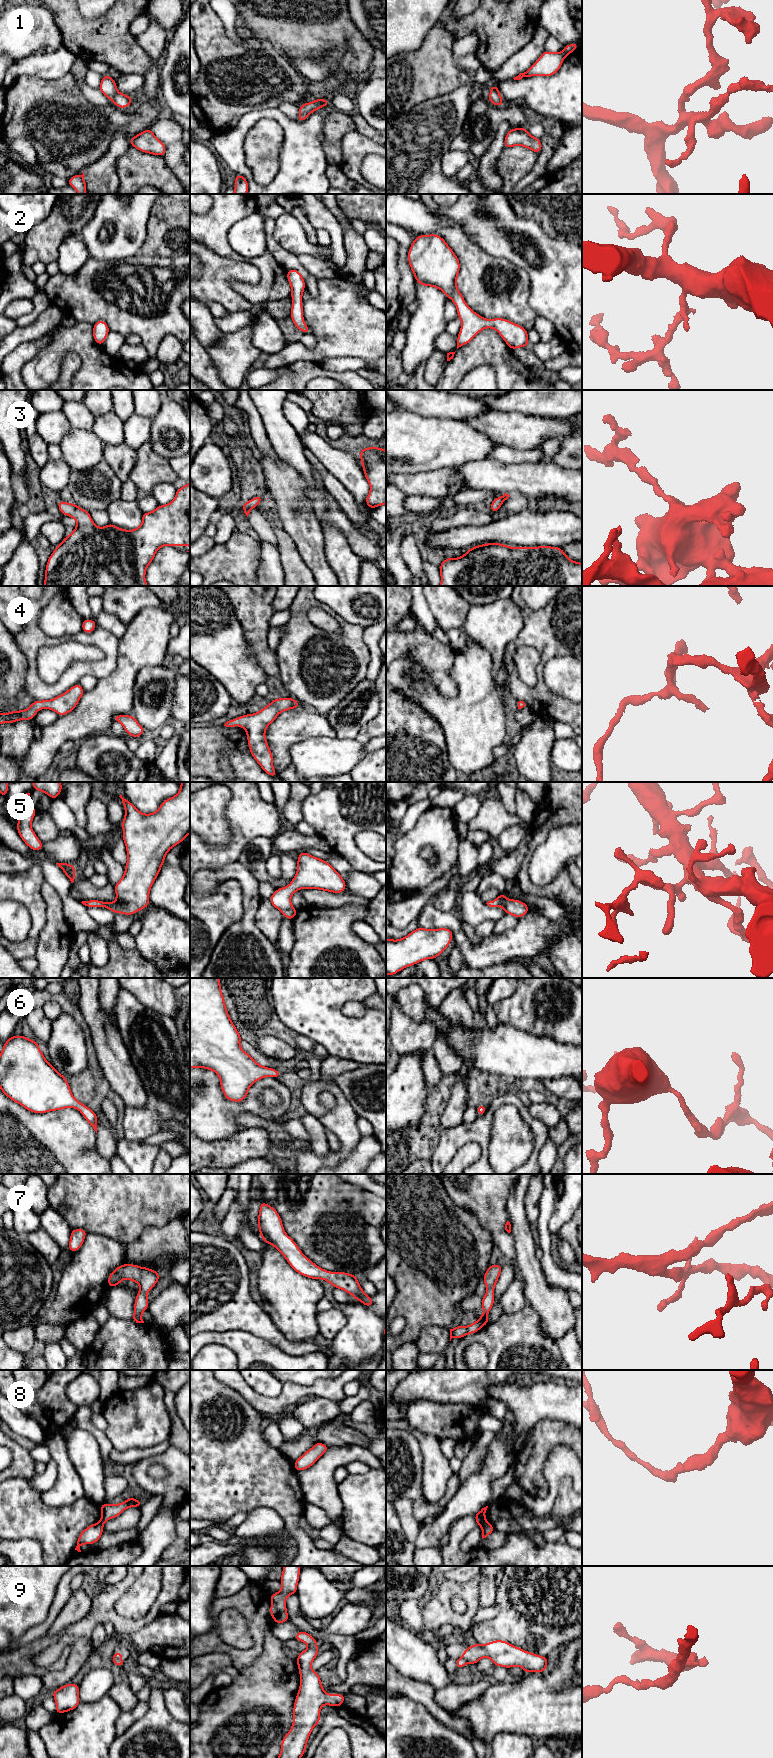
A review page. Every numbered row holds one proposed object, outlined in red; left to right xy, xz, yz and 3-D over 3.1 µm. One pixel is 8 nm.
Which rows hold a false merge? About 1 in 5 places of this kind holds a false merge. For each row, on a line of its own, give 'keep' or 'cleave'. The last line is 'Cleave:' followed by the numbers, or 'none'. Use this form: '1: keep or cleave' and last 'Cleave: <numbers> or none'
1: keep
2: keep
3: keep
4: keep
5: keep
6: keep
7: keep
8: cleave
9: cleave
Cleave: 8, 9

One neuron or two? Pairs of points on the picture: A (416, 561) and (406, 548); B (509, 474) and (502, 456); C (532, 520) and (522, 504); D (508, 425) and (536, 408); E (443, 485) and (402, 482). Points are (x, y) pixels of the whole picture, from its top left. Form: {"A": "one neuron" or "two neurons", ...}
{"A": "one neuron", "B": "two neurons", "C": "two neurons", "D": "two neurons", "E": "one neuron"}

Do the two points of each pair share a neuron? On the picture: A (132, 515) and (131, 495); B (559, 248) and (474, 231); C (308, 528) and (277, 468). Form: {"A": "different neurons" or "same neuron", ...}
{"A": "different neurons", "B": "same neuron", "C": "same neuron"}

